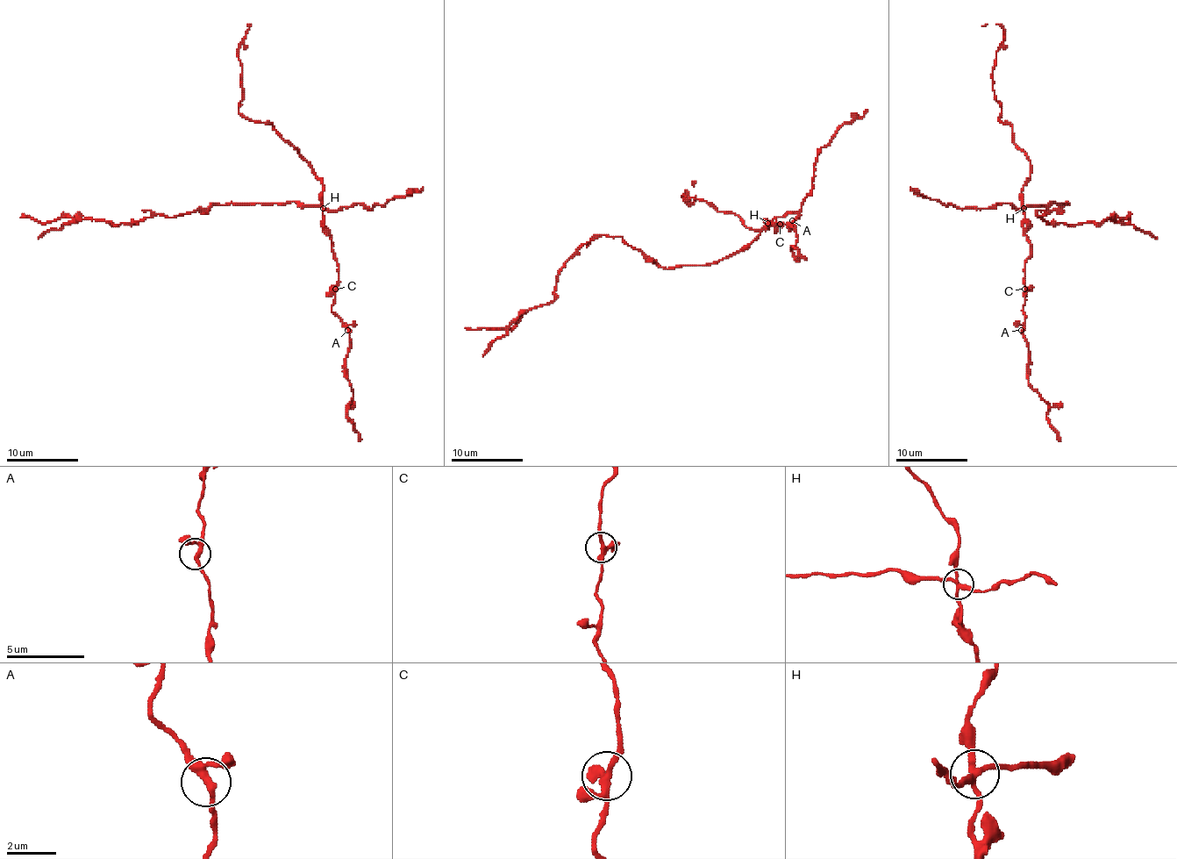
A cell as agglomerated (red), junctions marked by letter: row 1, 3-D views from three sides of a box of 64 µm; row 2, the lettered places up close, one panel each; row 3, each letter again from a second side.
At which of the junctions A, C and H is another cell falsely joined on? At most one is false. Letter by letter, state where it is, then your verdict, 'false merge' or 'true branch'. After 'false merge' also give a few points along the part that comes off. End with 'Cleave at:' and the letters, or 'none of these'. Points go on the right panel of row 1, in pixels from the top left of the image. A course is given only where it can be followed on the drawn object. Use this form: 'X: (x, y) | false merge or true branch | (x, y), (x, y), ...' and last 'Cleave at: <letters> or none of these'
A: (1021, 330) | true branch
C: (1024, 289) | true branch
H: (1023, 208) | false merge
Cleave at: H

